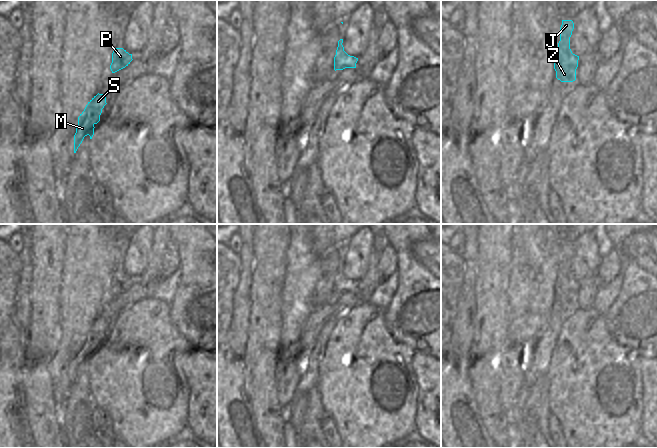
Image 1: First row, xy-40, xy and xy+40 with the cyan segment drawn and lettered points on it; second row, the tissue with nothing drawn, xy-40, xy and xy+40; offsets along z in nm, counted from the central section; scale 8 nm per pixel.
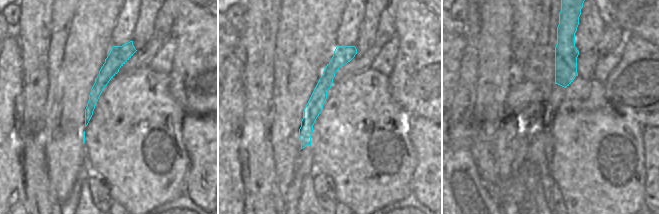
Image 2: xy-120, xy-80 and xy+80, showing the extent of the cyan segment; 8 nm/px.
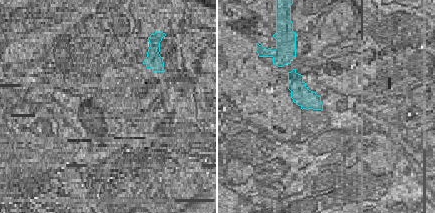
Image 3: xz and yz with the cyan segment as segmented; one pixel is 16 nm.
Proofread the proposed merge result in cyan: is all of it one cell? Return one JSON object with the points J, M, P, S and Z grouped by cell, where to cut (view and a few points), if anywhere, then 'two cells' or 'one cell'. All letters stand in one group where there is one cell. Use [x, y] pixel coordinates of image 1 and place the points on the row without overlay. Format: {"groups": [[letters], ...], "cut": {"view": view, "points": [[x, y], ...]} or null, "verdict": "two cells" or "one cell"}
{"groups": [["J", "Z"], ["M", "P", "S"]], "cut": {"view": "xy", "points": [[337, 273], [343, 274]]}, "verdict": "two cells"}

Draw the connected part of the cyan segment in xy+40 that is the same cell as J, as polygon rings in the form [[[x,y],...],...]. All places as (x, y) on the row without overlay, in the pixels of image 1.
[[[562,244],[558,277],[554,287],[556,302],[561,306],[573,306],[576,304],[579,280],[573,278],[570,273],[570,261],[573,253],[574,247],[572,244]]]

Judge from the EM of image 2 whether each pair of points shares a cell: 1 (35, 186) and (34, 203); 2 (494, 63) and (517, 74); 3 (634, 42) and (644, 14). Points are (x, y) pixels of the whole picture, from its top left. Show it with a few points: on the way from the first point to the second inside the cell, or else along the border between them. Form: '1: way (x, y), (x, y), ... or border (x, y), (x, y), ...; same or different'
1: way (35, 190), (35, 199); same
2: border (513, 60), (509, 67), (510, 85); different
3: border (627, 33), (637, 35), (648, 42); different

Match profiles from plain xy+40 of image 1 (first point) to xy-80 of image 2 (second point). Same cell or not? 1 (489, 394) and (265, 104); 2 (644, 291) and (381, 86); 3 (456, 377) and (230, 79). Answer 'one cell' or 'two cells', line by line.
1: one cell
2: two cells
3: one cell

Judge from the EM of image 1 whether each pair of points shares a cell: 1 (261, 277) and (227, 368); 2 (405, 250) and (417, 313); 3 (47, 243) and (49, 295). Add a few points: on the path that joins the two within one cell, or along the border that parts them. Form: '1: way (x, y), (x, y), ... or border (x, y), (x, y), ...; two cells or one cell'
1: border (239, 360), (241, 375), (245, 383); two cells
2: way (406, 274), (406, 298), (396, 313), (397, 323); one cell
3: way (46, 256), (46, 282); one cell

